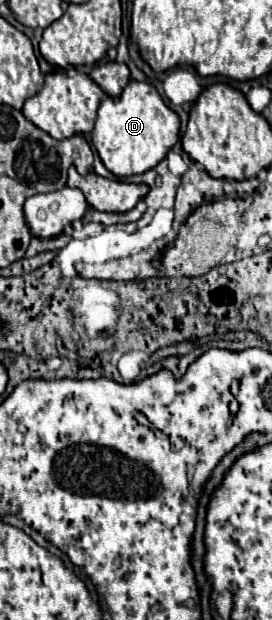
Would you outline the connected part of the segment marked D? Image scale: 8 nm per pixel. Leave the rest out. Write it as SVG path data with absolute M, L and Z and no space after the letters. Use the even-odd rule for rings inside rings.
M129 81L121 95L101 101L91 141L103 165L113 175L125 177L145 173L165 159L169 149L179 141L179 115L165 105L153 85Z

